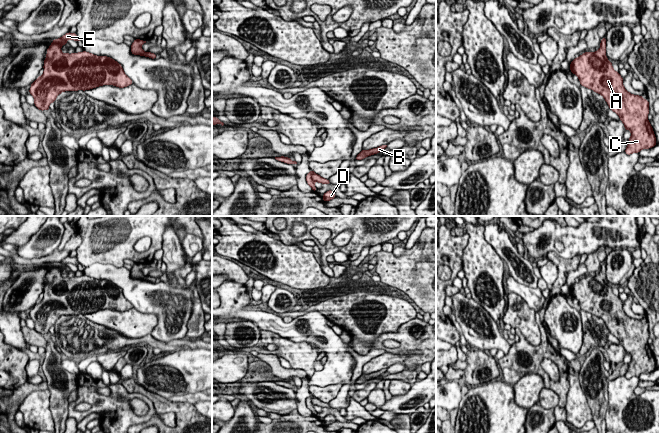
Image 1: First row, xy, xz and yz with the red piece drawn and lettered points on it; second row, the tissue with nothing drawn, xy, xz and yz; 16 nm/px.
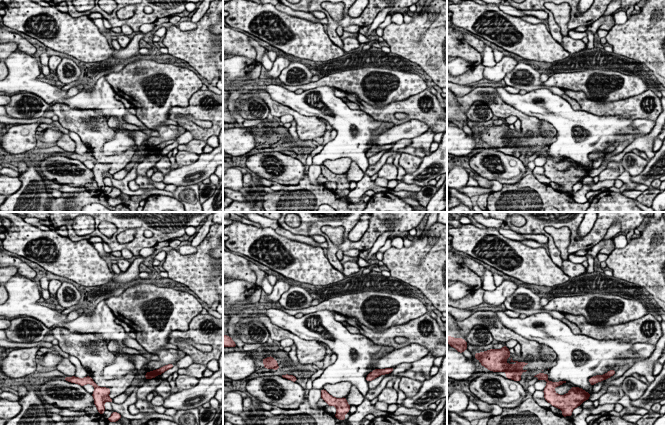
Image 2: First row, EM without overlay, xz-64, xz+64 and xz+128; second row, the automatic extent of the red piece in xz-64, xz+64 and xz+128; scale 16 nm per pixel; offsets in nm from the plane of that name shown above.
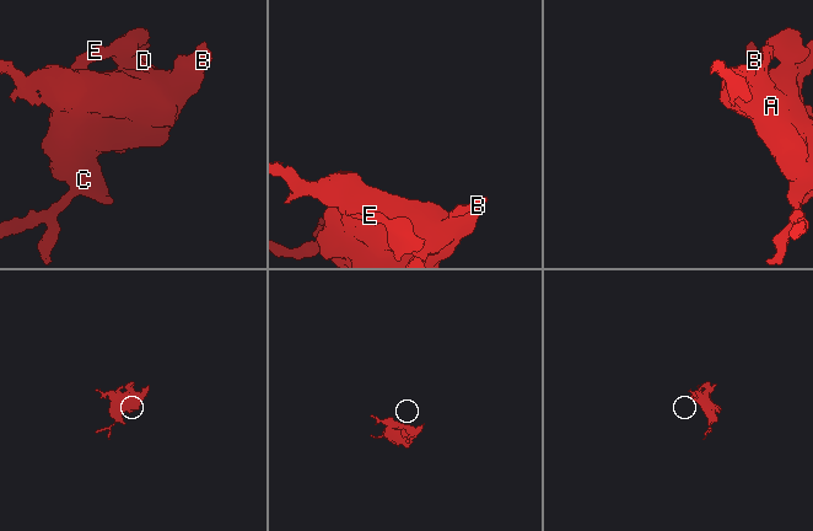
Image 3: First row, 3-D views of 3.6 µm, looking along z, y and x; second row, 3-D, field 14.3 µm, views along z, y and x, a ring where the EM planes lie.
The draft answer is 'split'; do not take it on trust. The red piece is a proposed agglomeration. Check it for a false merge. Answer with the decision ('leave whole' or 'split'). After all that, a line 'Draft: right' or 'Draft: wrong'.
leave whole
Draft: wrong

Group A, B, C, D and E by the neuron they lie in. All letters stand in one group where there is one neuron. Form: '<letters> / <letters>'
A B C D E

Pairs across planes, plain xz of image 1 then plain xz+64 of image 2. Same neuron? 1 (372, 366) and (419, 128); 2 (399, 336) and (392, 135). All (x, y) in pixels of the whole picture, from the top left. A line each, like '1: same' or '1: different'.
1: same
2: different

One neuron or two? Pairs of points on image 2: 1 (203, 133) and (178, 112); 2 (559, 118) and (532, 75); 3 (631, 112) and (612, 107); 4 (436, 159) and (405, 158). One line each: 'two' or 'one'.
1: one
2: two
3: one
4: two

